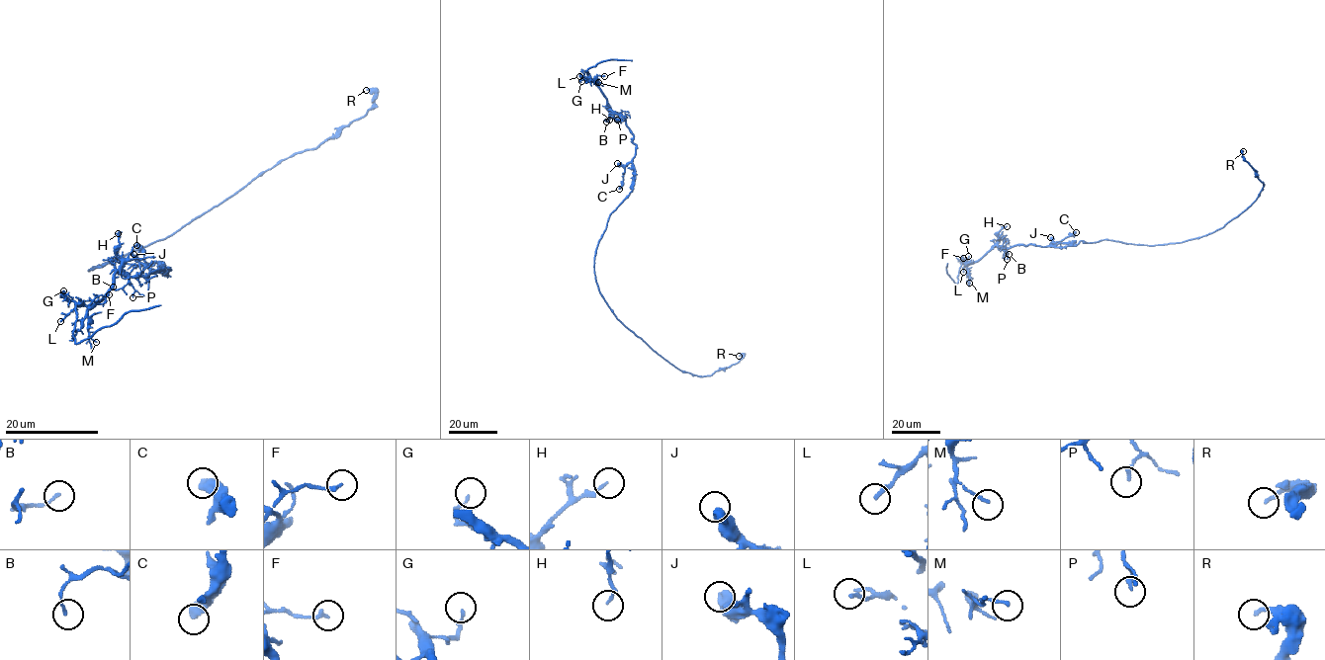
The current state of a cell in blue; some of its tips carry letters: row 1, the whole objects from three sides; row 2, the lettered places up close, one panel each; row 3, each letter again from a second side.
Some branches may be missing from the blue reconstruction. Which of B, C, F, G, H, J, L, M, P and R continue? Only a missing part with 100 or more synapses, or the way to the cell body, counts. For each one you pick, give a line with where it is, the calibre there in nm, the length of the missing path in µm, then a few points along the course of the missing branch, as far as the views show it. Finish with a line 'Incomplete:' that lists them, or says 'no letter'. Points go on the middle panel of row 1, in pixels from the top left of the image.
Incomplete: no letter

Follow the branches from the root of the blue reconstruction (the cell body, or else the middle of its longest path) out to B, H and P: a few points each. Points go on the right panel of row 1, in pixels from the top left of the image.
B: (1123, 243), (1080, 240), (1062, 247), (1029, 244), (1001, 248), (1004, 249), (1004, 255), (1009, 254)
H: (1123, 243), (1080, 240), (1062, 247), (1029, 244), (1001, 248), (998, 244), (998, 233), (1007, 226)
P: (1123, 243), (1101, 240), (1090, 243), (1080, 240), (1062, 247), (1016, 245), (1001, 248), (1007, 259)

